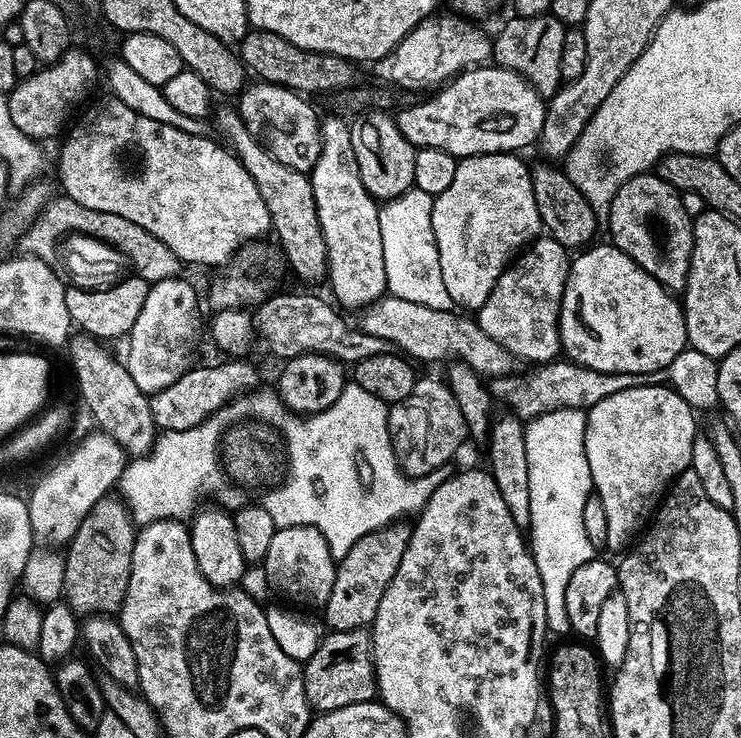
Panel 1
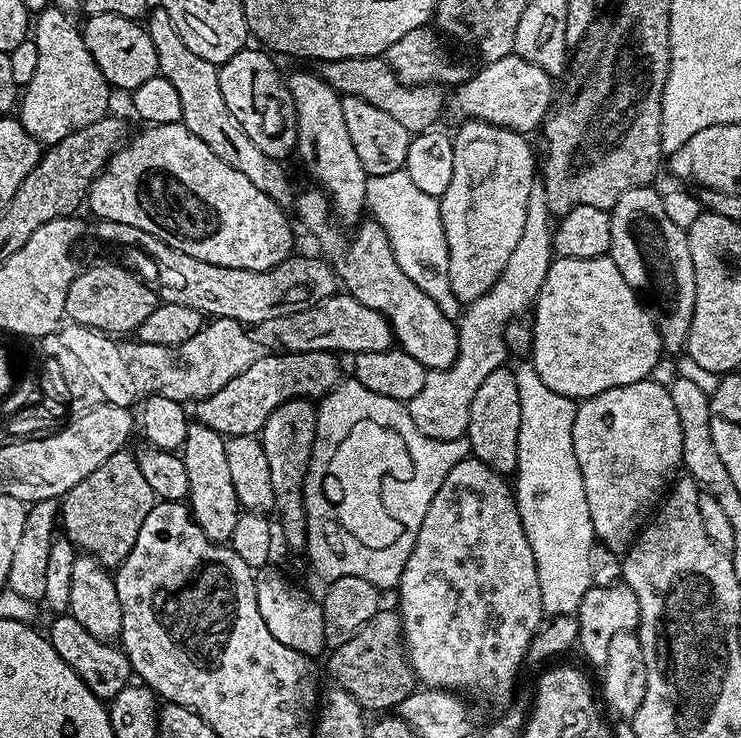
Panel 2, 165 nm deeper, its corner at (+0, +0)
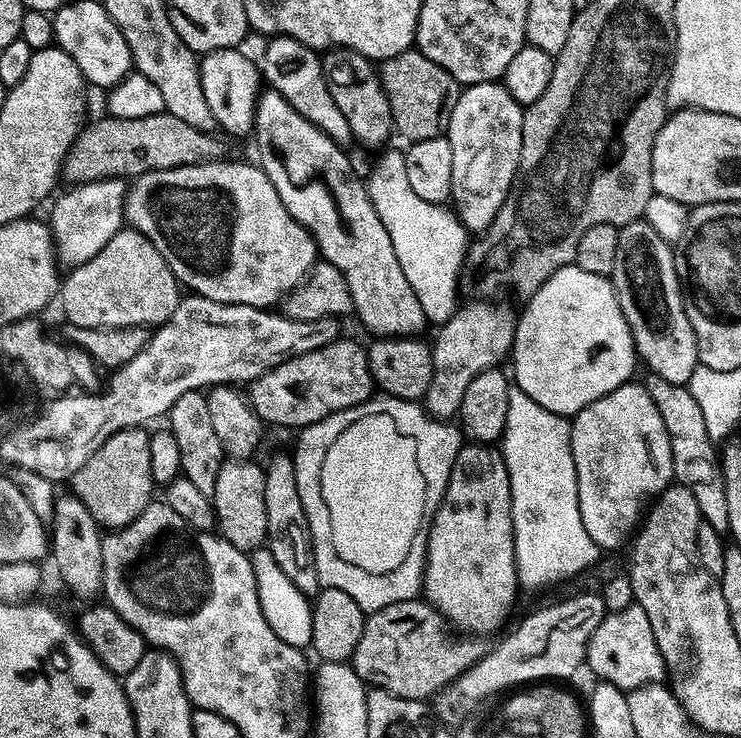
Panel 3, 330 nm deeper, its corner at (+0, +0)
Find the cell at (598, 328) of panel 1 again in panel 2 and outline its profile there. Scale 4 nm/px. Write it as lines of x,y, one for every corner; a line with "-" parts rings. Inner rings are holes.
611,255
589,260
553,259
534,301
536,317
530,320
531,367
550,390
577,402
589,400
611,388
649,379
662,353
660,335
655,327
648,326
644,332
648,357
641,364
624,361
636,332
643,330
644,320
646,324
646,312
642,304
640,309
639,303
637,293
626,282
-
564,364
568,369
564,369
-
572,367
580,369
575,372

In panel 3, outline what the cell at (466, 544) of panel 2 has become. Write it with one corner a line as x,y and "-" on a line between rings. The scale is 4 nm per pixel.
468,442
463,445
450,470
448,485
442,502
436,508
428,531
428,555
424,562
423,599
427,600
449,625
465,628
465,633
496,632
508,620
516,595
522,589
516,569
514,522
512,521
512,495
510,478
506,470
504,453
499,447

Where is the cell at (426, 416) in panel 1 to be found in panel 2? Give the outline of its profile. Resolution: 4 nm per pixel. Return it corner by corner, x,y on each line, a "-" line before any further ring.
536,182
530,190
526,224
521,241
514,249
502,274
471,304
463,309
458,320
458,358
448,368
429,371
424,377
422,390
407,401
410,418
424,436
435,440
459,440
468,431
470,402
478,394
478,386
490,378
494,370
505,367
510,349
506,339
509,324
517,319
524,304
535,301
540,287
554,259
554,228
548,225
550,201
543,183

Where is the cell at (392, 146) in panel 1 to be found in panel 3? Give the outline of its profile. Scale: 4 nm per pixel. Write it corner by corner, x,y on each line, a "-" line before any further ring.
334,48
325,51
322,63
330,94
334,98
334,102
338,102
338,110
342,110
346,122
350,122
350,130
354,140
365,144
368,148
377,147
376,149
379,149
384,146
379,146
379,144
387,142
388,135
391,134
392,128
394,129
394,121
388,96
380,84
377,65
368,57
349,48

